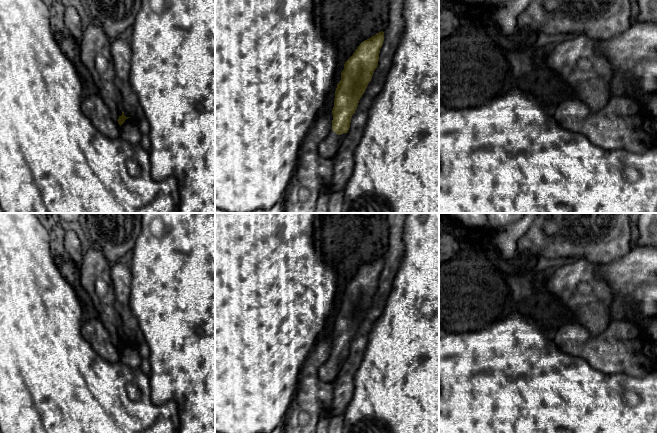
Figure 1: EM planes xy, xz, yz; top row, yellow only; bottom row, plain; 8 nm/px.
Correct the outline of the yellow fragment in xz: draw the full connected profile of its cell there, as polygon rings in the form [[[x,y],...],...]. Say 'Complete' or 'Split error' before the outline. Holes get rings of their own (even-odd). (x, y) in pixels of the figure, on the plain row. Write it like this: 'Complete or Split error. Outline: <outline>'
Split error. Outline: [[[381,255],[363,265],[345,286],[335,315],[332,353],[318,370],[321,381],[332,383],[344,364],[359,324],[378,290],[383,265],[384,256]]]

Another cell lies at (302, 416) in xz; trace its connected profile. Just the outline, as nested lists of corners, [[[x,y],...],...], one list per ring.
[[[332,336],[324,337],[315,343],[305,360],[300,370],[296,393],[281,425],[283,433],[316,433],[320,415],[327,404],[326,396],[329,396],[332,392],[332,383],[321,381],[318,376],[318,370],[331,355],[332,344]]]

